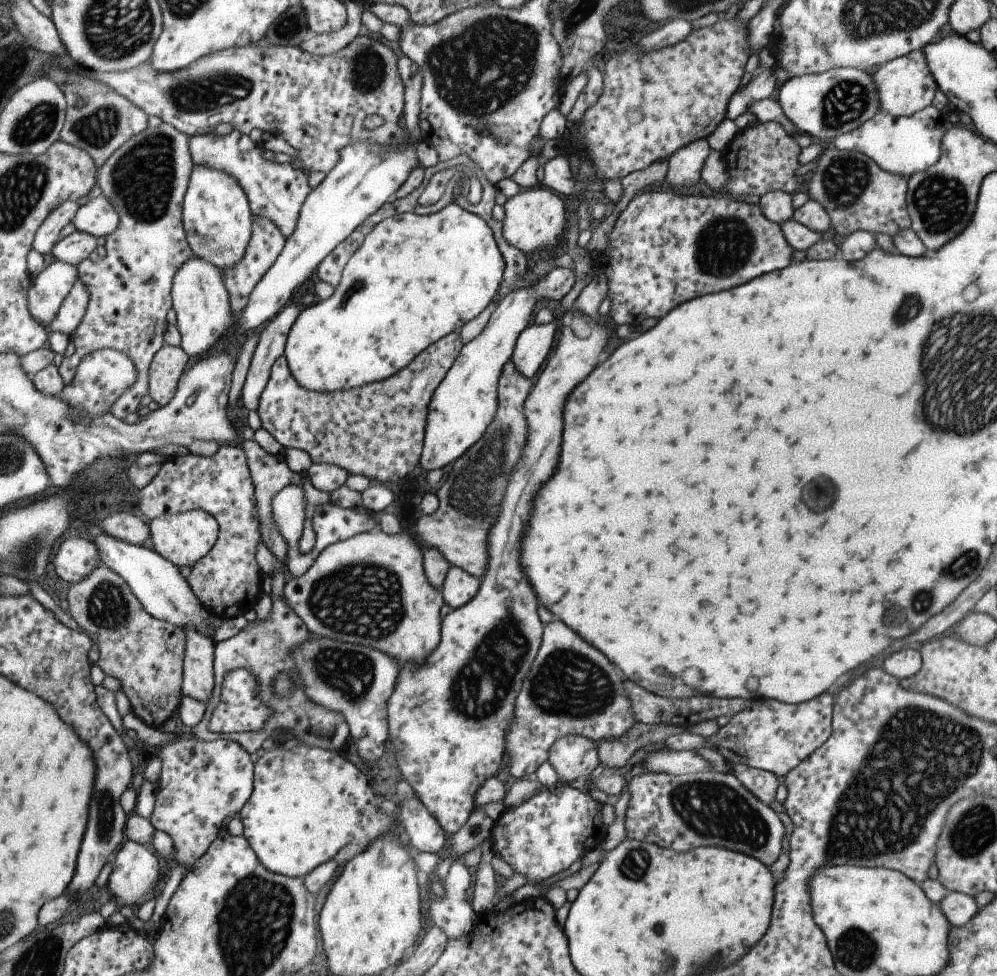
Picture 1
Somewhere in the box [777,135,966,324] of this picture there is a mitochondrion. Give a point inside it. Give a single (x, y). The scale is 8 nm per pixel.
(842, 181)

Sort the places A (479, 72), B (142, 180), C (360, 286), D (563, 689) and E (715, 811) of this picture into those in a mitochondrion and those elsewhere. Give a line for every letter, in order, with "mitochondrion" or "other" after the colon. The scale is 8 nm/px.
A: mitochondrion
B: mitochondrion
C: mitochondrion
D: mitochondrion
E: mitochondrion

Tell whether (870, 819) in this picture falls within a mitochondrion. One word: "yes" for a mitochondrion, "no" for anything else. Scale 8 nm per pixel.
yes

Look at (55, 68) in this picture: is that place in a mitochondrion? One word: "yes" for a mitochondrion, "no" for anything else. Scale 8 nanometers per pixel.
no

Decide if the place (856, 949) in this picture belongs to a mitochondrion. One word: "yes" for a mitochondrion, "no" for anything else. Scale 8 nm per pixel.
yes

